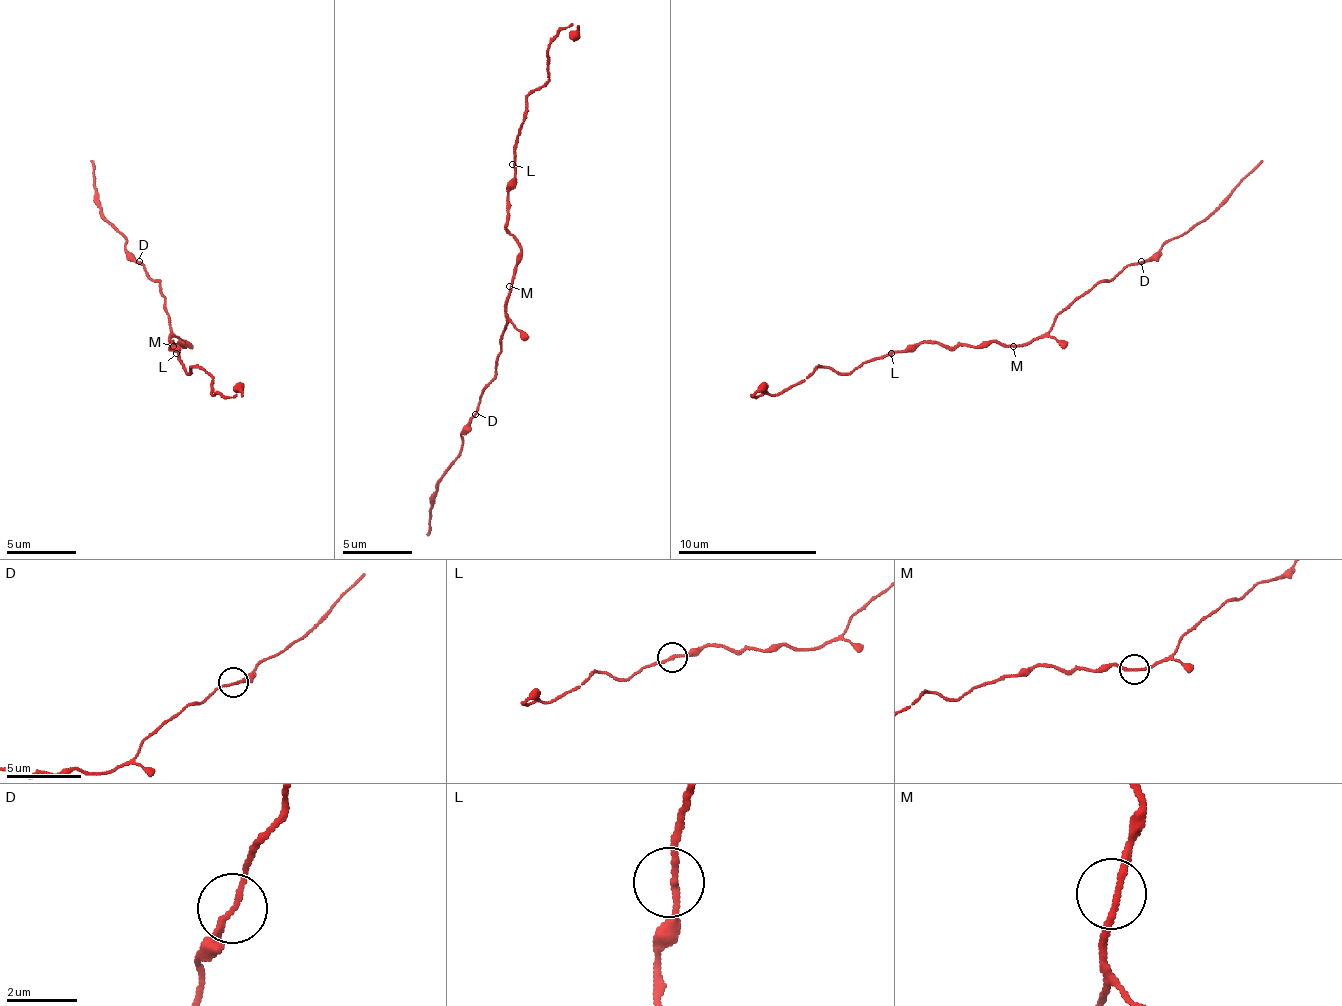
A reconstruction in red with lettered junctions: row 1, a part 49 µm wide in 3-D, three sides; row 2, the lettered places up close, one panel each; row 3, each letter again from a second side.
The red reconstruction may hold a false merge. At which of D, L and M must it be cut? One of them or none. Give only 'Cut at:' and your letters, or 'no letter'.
Cut at: D

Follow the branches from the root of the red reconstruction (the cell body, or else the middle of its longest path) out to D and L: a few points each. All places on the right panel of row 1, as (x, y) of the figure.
D: (1013, 346), (1040, 339), (1075, 300), (1100, 283), (1110, 283), (1128, 266), (1138, 266), (1141, 262)
L: (1013, 346), (999, 346), (995, 342), (981, 342), (978, 346), (915, 342), (891, 353)

